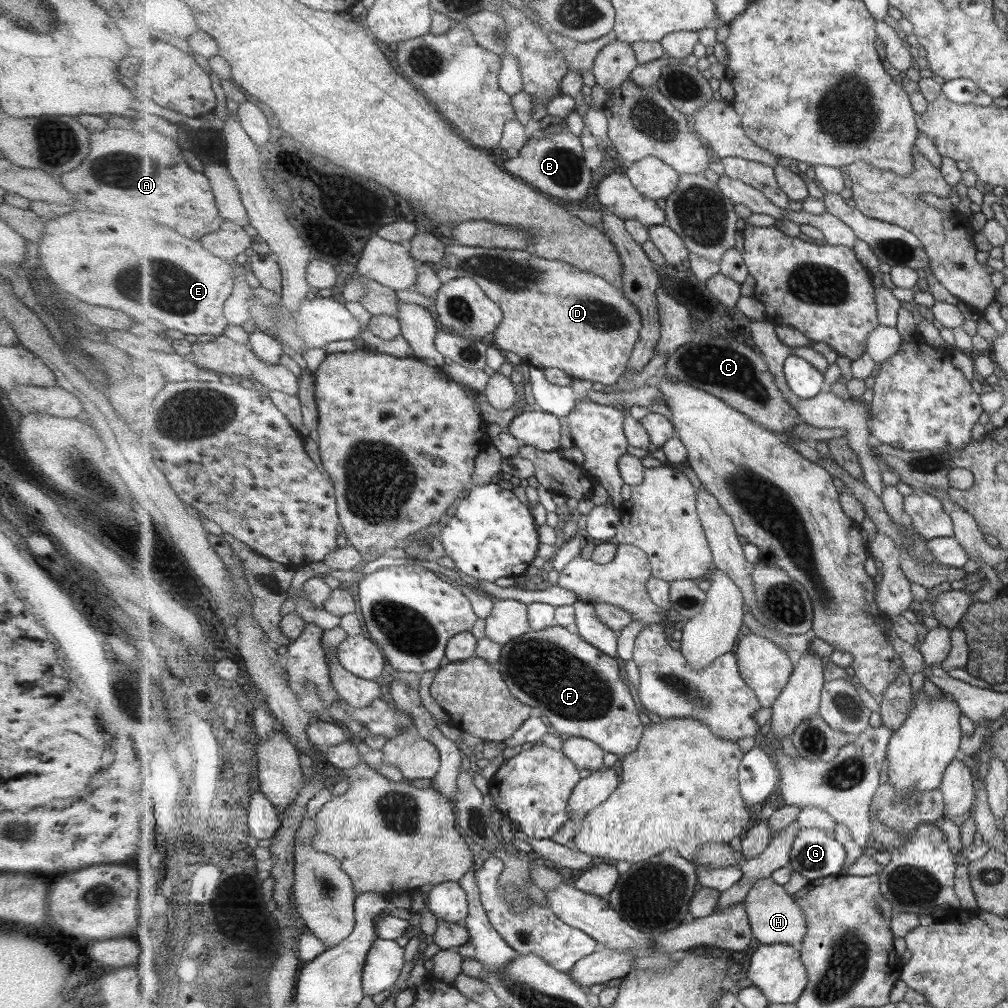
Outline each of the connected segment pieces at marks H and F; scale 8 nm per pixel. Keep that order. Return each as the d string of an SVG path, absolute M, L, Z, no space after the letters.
M772 876L759 879L743 903L750 918L754 938L761 944L801 946L808 929L804 910L797 904L794 895L790 895L781 883L773 880Z
M559 625L541 631L531 629L502 648L498 667L512 693L521 702L540 708L556 733L588 738L597 742L603 751L614 755L627 756L638 750L646 720L629 690L629 683L621 678L617 657L605 654L581 635Z

